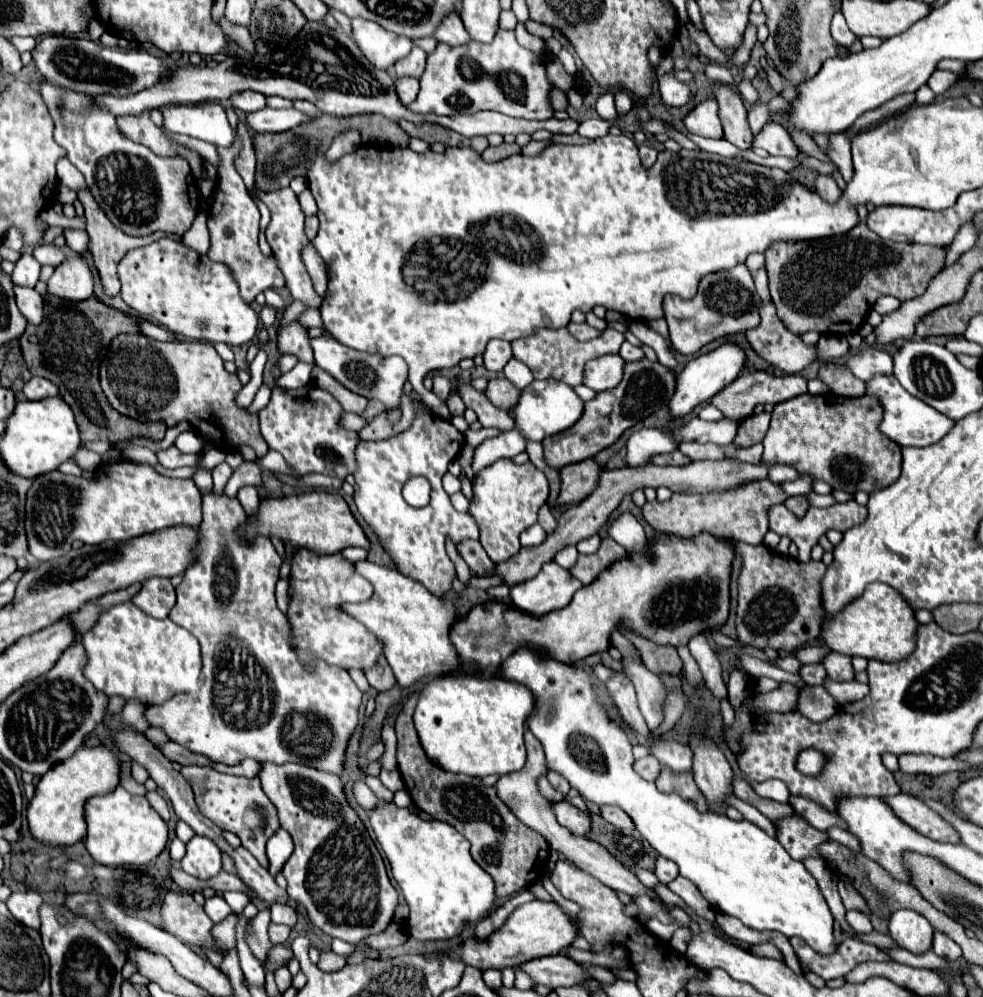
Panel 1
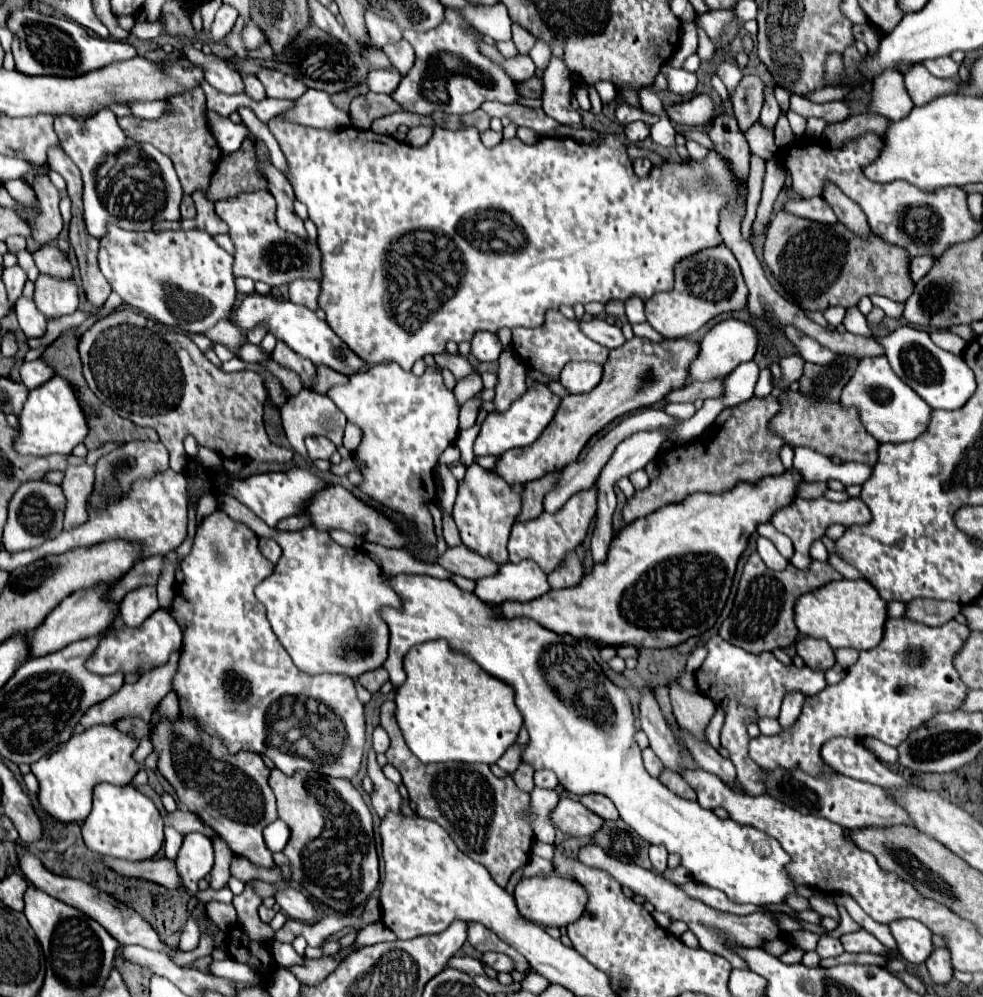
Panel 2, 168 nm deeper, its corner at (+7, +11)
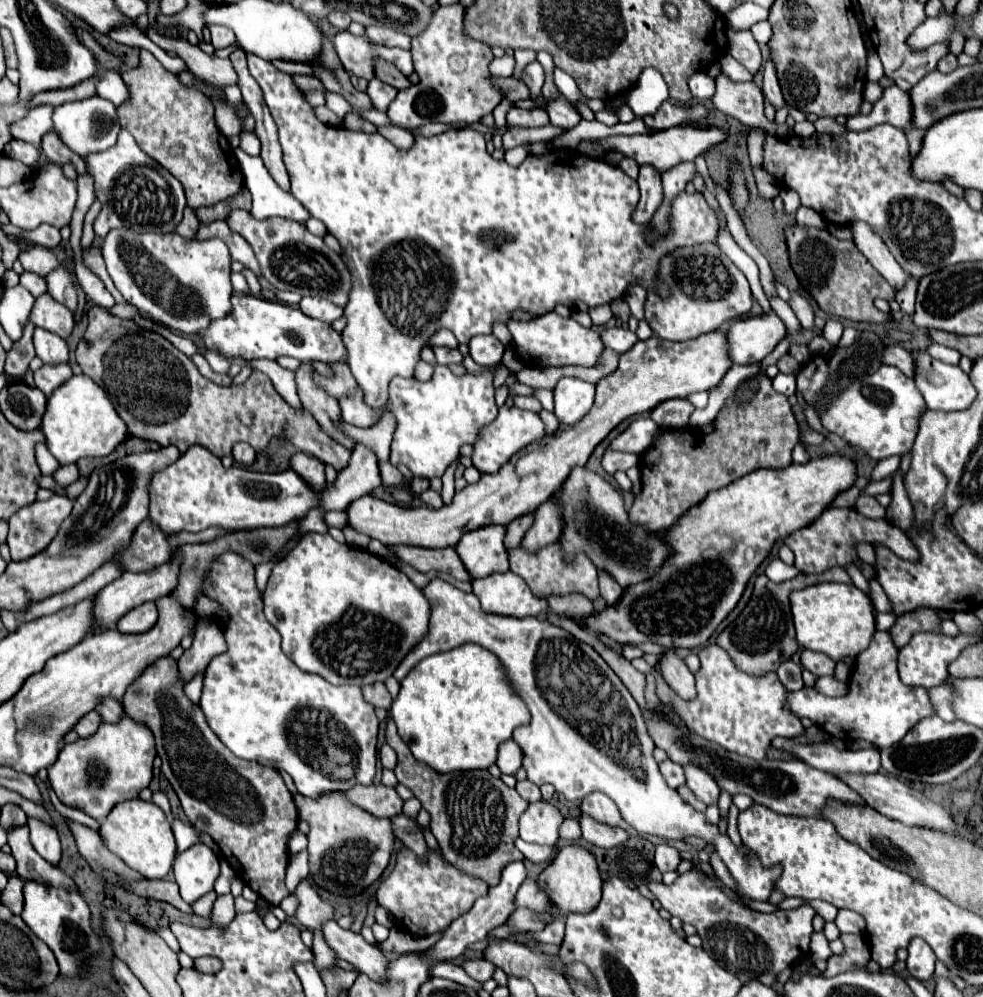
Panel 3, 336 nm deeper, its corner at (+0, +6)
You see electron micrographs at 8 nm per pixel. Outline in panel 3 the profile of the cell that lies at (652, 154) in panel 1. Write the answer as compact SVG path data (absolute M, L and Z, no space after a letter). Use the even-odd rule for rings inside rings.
M641 165L639 177L637 177L639 189L641 189L641 199L635 209L635 219L637 223L647 223L653 213L659 209L663 203L663 183L661 183L661 171L657 171L651 165Z

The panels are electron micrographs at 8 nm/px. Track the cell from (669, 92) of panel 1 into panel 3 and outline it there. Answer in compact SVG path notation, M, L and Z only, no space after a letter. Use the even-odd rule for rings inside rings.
M697 71L695 75L689 77L689 89L691 95L697 99L711 99L715 93L715 79L703 71Z

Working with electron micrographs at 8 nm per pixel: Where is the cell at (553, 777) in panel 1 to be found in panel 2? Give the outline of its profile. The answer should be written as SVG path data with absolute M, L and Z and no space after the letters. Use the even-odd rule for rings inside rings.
M538 770L534 774L534 784L538 788L556 788L558 786L558 778L550 770Z

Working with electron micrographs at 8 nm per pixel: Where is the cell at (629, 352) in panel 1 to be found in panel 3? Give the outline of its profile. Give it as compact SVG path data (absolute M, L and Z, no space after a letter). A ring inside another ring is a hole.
M607 327L601 333L601 341L603 341L605 347L609 347L615 353L621 355L621 353L629 351L637 343L637 335L633 331L629 331L629 329L621 329L621 327L611 327L609 329Z

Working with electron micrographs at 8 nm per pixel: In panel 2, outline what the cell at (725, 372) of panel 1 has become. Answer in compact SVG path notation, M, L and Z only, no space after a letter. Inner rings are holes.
M722 320L712 330L706 332L704 340L700 342L700 354L696 362L692 362L690 368L690 380L714 380L724 378L724 374L730 374L738 364L750 362L758 350L758 332L750 322L742 320Z

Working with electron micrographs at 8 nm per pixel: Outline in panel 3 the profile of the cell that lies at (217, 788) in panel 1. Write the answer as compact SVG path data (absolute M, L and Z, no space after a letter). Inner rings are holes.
M161 657L153 665L149 665L129 685L121 703L125 707L125 713L133 721L143 723L153 733L157 755L163 761L161 773L169 779L171 787L175 789L189 823L197 831L205 831L215 839L221 853L225 855L229 865L235 869L235 873L257 895L261 895L269 905L279 905L289 895L285 881L283 881L285 867L289 861L285 841L287 841L289 833L297 827L297 811L293 805L293 797L291 797L289 789L285 787L281 775L271 767L263 767L259 763L243 761L243 759L231 755L231 751L219 741L219 737L207 725L201 709L185 697L183 685L179 683L177 661L173 661L173 659Z

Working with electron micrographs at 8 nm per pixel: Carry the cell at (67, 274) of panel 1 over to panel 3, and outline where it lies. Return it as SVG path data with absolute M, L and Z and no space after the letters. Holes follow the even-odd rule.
M43 293L41 297L37 297L31 311L31 321L35 323L35 327L53 331L63 339L67 339L73 331L73 325L75 325L73 317L75 317L73 311L63 307L59 301L51 299L49 293Z

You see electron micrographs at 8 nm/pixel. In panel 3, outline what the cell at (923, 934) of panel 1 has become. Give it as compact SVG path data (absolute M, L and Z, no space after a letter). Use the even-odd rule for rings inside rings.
M911 939L909 947L909 957L907 957L907 969L909 973L919 979L927 981L933 977L933 967L935 967L935 953L931 951L931 945L925 939Z

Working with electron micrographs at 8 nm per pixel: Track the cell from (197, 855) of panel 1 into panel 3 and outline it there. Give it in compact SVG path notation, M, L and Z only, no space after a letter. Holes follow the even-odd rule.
M197 843L175 857L173 873L181 897L187 903L193 903L213 889L213 883L219 877L219 859L213 849Z

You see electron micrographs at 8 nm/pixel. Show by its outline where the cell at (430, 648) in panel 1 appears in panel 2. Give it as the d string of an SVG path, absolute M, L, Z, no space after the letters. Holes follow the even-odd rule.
M398 574L392 576L390 582L402 598L402 610L382 610L382 618L390 626L390 654L384 662L384 668L388 670L390 682L394 686L400 686L400 682L404 682L402 660L412 646L428 640L446 638L452 648L460 650L462 654L468 654L488 674L514 688L514 702L520 708L524 716L524 726L530 734L528 746L522 752L522 762L530 764L534 770L552 770L558 776L558 782L570 794L582 796L598 792L608 796L616 804L620 818L628 826L632 826L644 840L648 840L650 844L664 844L670 854L680 854L682 866L694 876L696 882L722 890L732 902L750 902L756 906L782 904L782 900L794 892L794 882L784 870L784 866L788 864L788 854L774 838L768 838L768 834L752 830L748 826L740 826L738 822L732 822L732 818L718 818L712 810L702 808L698 802L680 798L678 794L668 790L658 778L646 772L642 764L642 750L634 740L636 724L630 698L622 688L610 682L610 678L602 672L602 668L598 666L584 642L564 642L560 634L546 630L530 618L500 616L496 608L478 600L474 592L460 590L452 580Z

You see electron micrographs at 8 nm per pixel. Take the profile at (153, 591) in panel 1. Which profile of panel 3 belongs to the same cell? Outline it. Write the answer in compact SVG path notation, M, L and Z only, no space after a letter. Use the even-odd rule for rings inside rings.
M147 601L135 609L131 609L119 623L117 629L121 633L143 633L149 631L157 623L157 605L155 601Z

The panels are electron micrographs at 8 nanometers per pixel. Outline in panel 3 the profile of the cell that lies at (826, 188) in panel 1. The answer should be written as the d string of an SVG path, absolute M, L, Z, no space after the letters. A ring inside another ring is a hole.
M851 223L851 233L853 233L853 241L857 245L857 249L869 259L869 263L897 289L903 289L907 273L899 267L899 263L895 261L895 257L891 255L891 251L887 251L887 245L883 243L883 239L879 239L879 235L875 235L875 231L871 231L871 227L867 227L867 223Z

